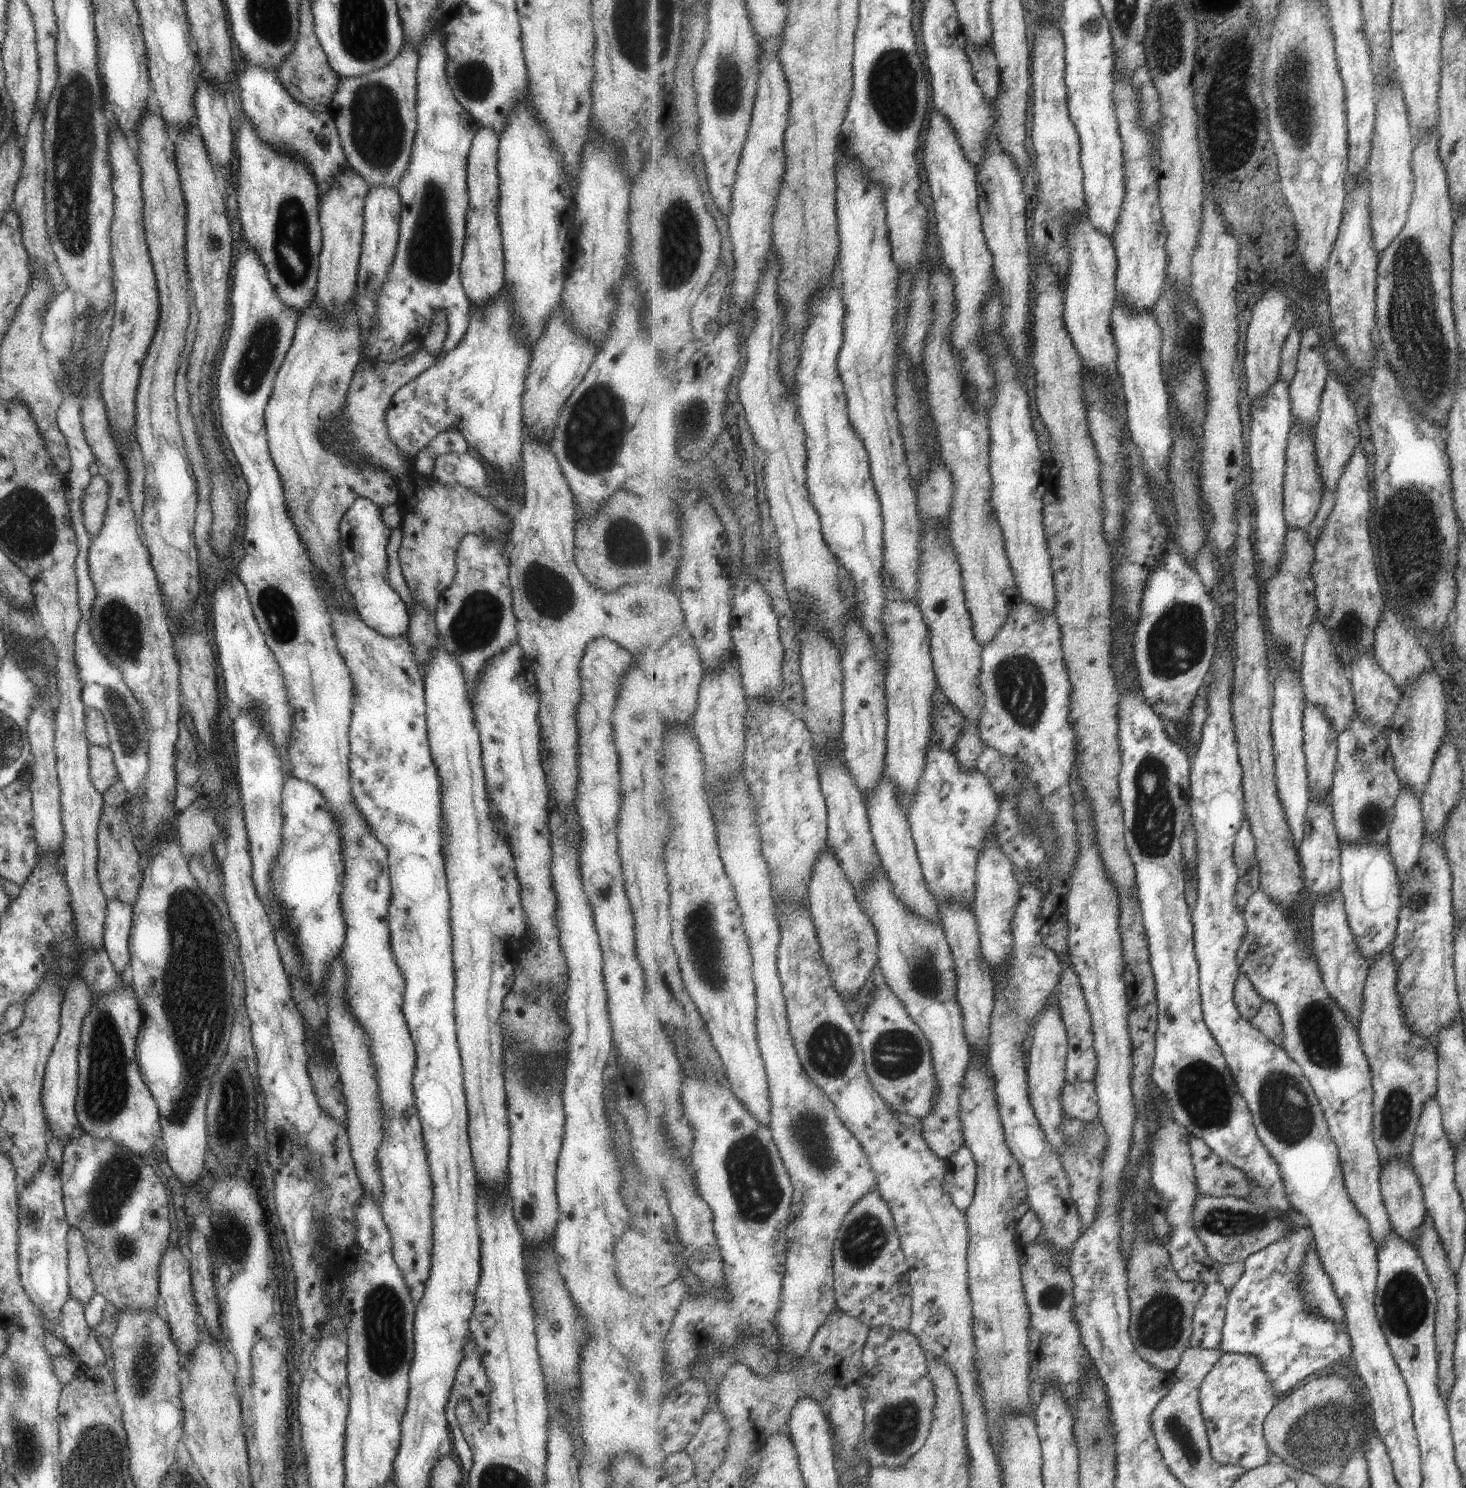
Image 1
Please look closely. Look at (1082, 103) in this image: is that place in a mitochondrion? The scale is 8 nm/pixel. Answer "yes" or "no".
no

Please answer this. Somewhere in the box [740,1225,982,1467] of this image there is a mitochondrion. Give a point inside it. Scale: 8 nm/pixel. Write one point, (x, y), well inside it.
(896, 1426)

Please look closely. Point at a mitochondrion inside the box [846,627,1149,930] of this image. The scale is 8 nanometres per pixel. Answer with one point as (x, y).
(1018, 681)

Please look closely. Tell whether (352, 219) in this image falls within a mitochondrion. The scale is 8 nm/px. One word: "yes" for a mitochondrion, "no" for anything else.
no

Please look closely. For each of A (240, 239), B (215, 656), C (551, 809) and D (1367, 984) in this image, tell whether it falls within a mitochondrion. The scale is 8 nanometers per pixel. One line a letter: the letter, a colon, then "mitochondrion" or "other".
A: other
B: other
C: other
D: other

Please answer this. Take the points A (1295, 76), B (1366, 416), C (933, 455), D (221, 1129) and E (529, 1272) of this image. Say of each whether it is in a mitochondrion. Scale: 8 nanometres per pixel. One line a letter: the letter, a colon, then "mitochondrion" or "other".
A: mitochondrion
B: other
C: other
D: mitochondrion
E: other

